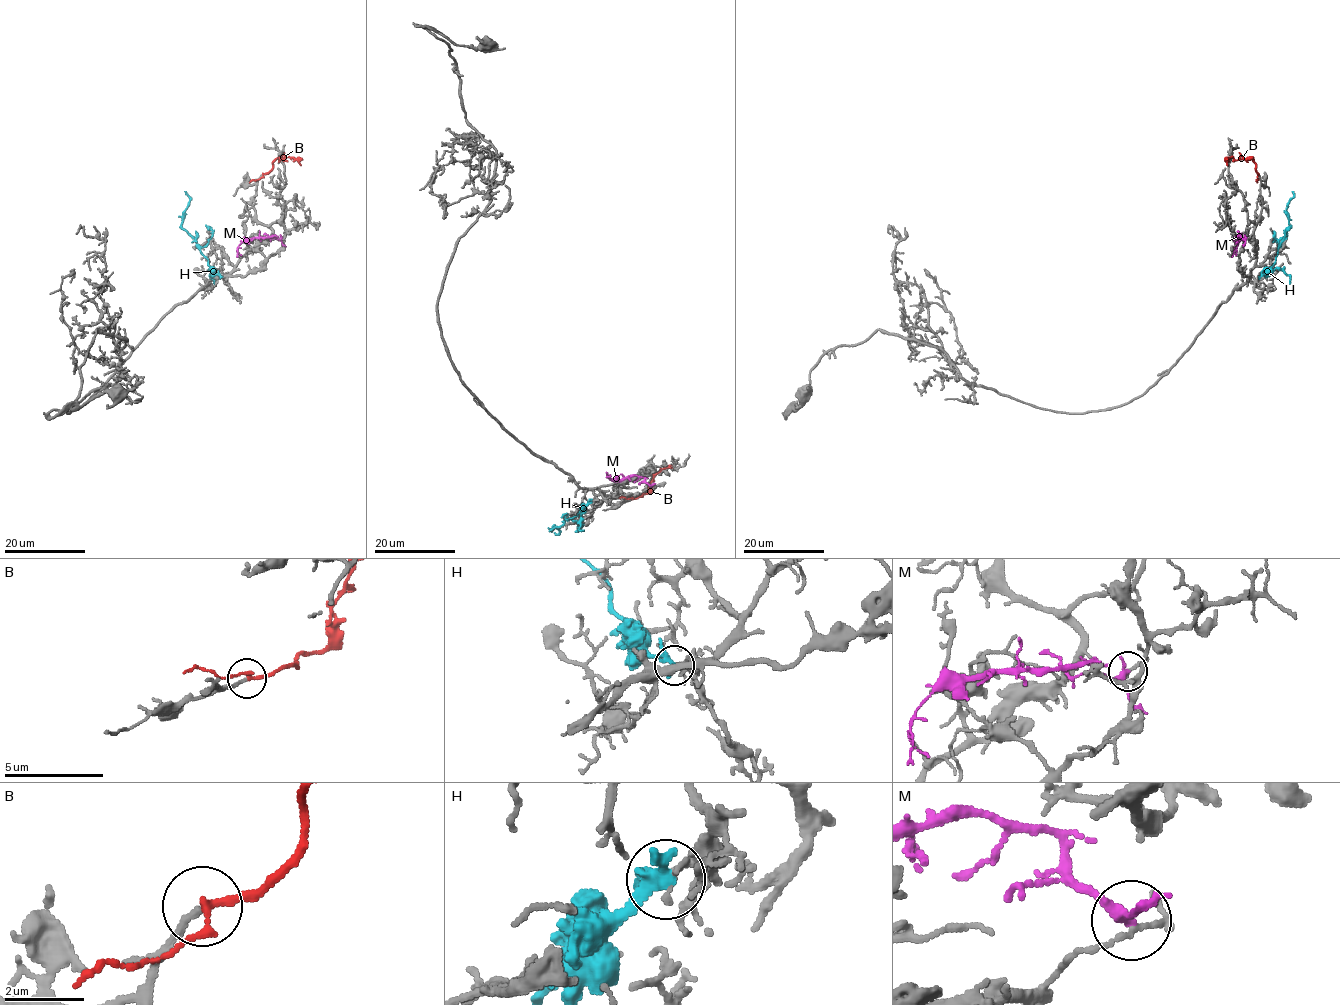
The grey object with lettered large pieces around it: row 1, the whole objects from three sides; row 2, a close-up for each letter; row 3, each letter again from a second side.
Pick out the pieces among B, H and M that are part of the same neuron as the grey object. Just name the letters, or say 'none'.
B

